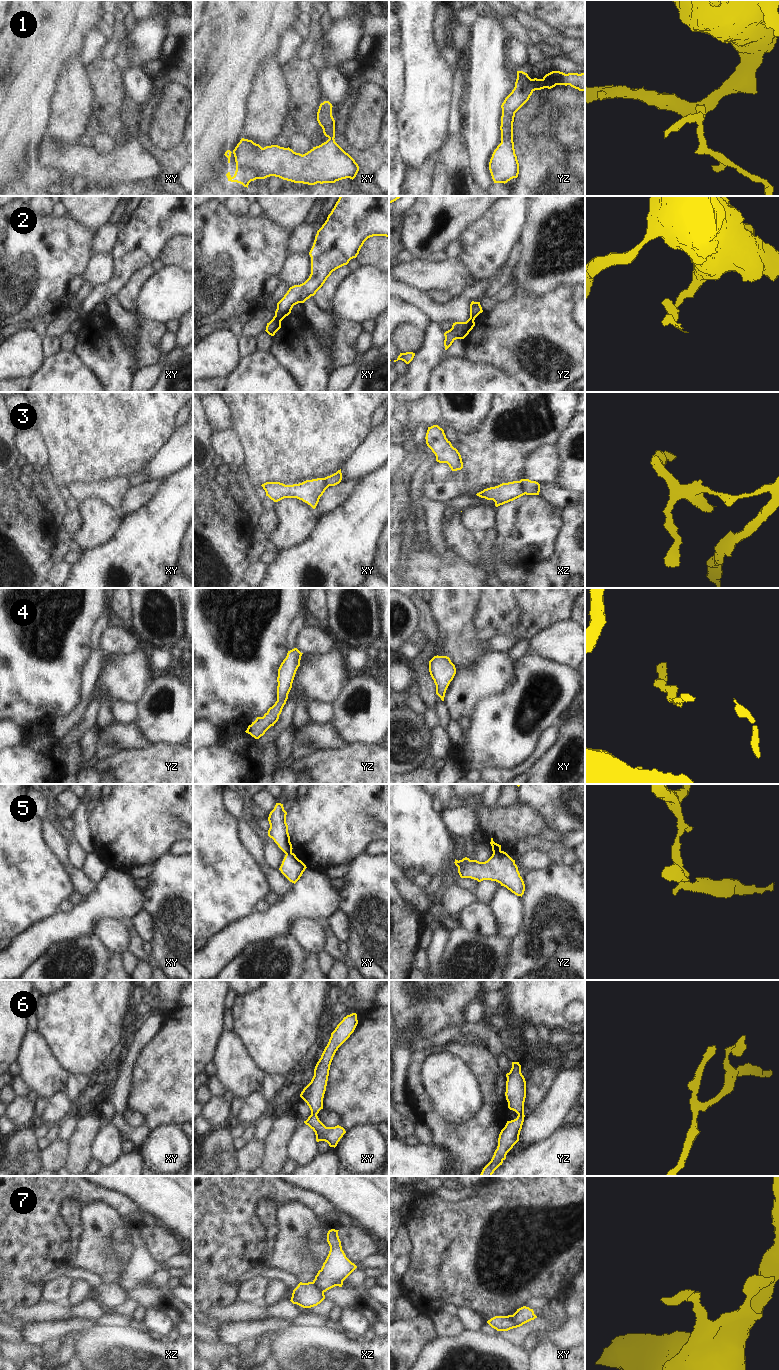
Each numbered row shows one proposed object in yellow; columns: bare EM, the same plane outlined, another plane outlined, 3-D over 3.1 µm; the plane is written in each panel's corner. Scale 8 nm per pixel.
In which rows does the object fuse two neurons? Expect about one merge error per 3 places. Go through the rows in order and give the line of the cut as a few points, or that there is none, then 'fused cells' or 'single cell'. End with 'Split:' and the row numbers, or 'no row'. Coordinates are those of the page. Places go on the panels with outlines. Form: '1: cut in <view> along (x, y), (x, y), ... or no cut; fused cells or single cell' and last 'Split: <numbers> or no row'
1: no cut; single cell
2: cut in xy along (275, 315), (281, 320); fused cells
3: cut in xz along (520, 480), (524, 494); fused cells
4: no cut; single cell
5: cut in yz along (500, 849), (493, 853); fused cells
6: no cut; single cell
7: cut in xz along (312, 1282), (323, 1292); fused cells
Split: 2, 3, 5, 7

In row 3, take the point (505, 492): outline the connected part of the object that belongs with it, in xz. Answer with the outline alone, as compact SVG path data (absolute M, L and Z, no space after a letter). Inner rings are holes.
M513 481L484 489L476 495L487 500L493 500L495 506L498 507L525 494L521 481Z

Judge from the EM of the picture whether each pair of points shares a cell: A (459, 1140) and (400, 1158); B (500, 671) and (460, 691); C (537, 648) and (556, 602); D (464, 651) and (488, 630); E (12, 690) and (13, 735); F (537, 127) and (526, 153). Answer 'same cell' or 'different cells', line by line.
A: different cells
B: same cell
C: different cells
D: different cells
E: different cells
F: different cells

